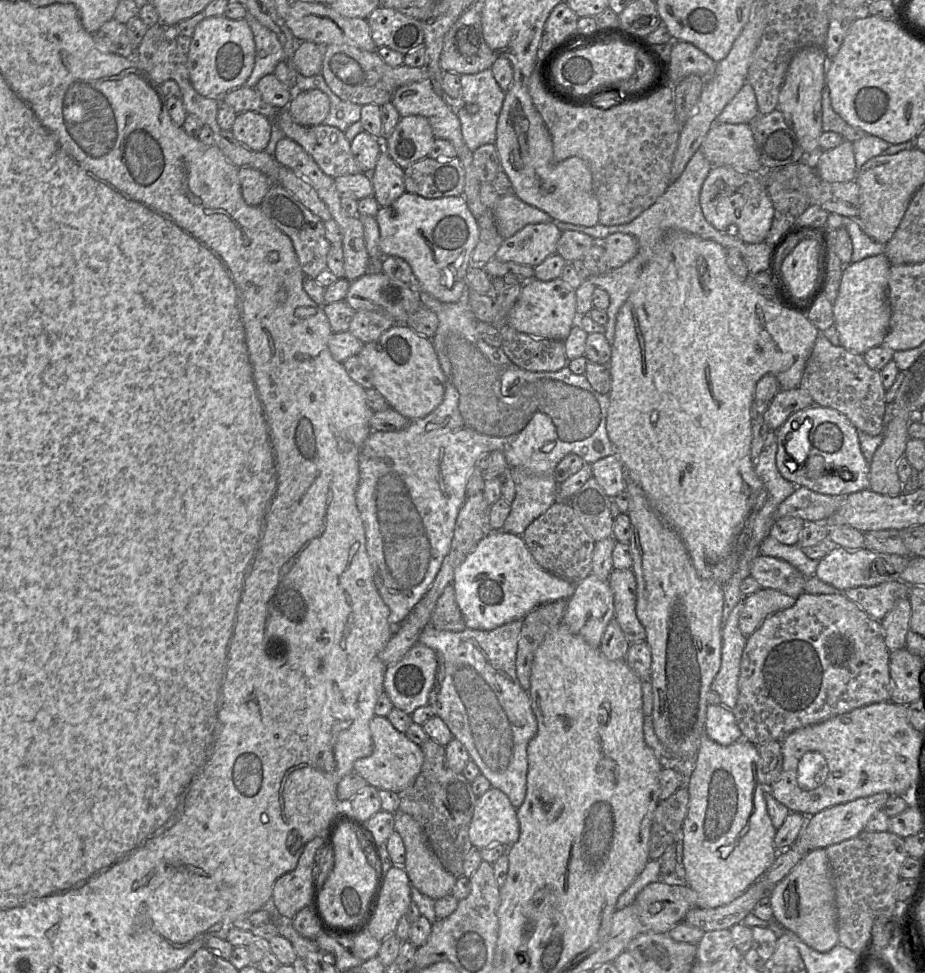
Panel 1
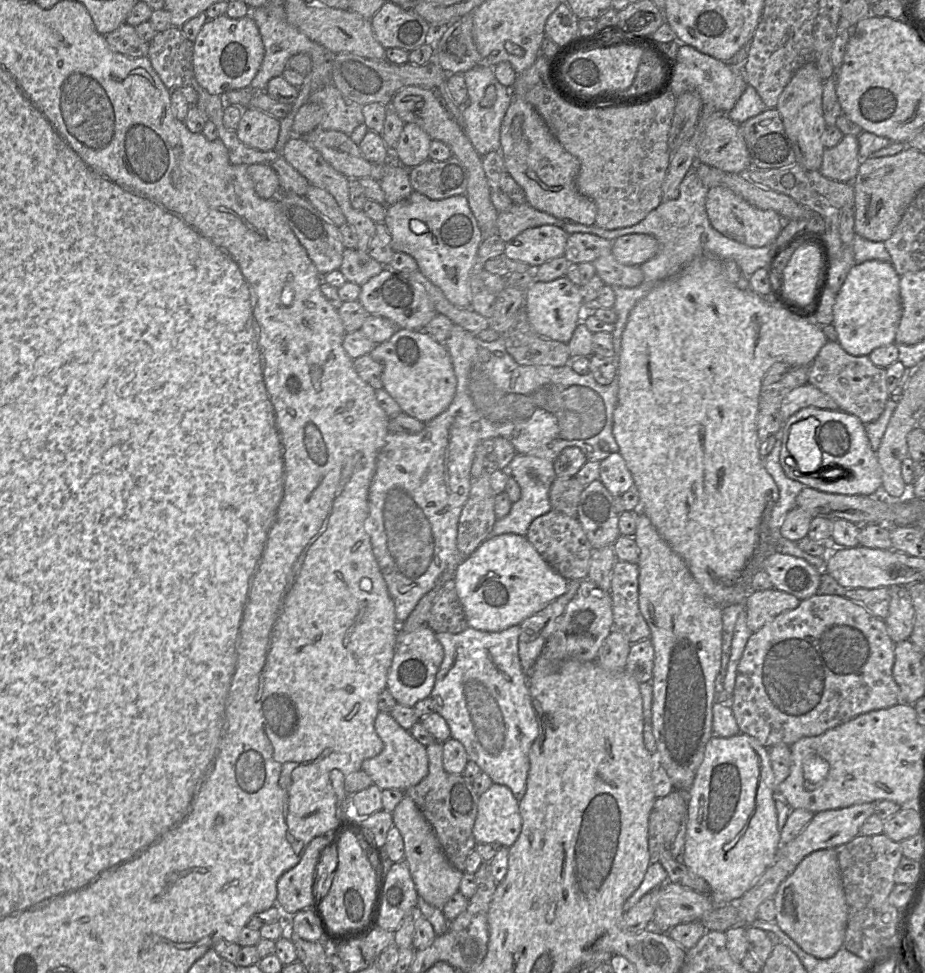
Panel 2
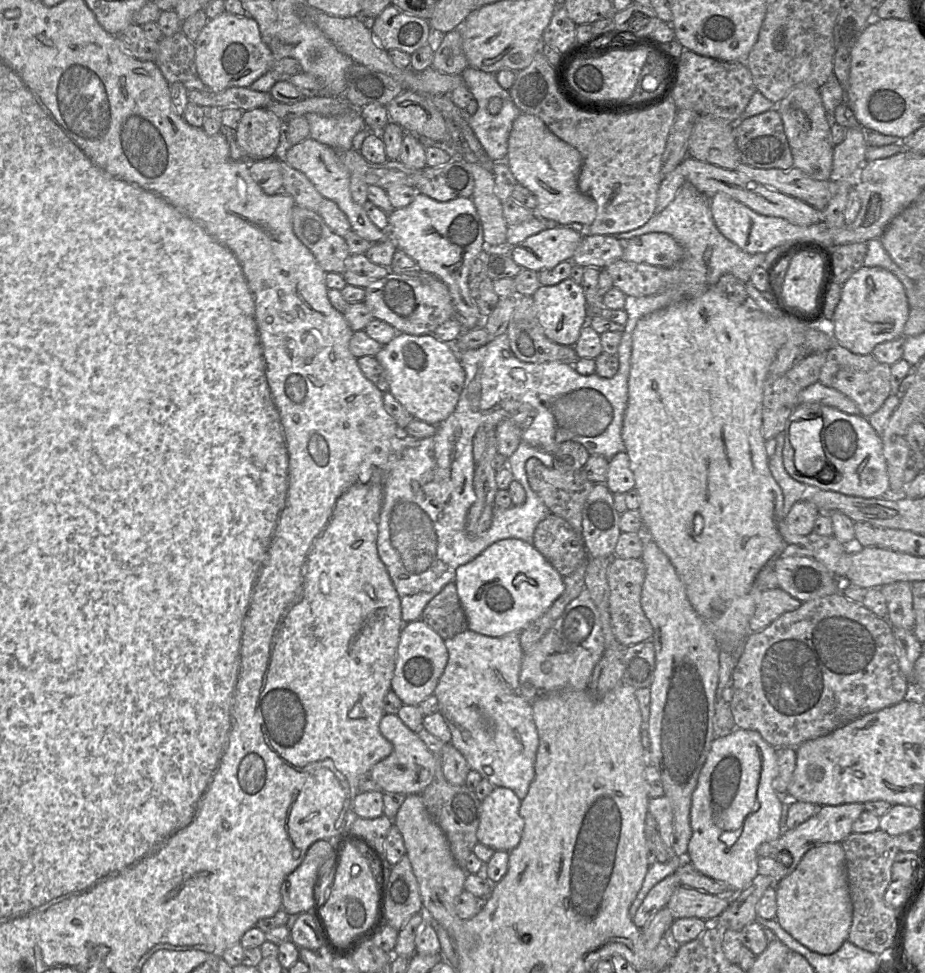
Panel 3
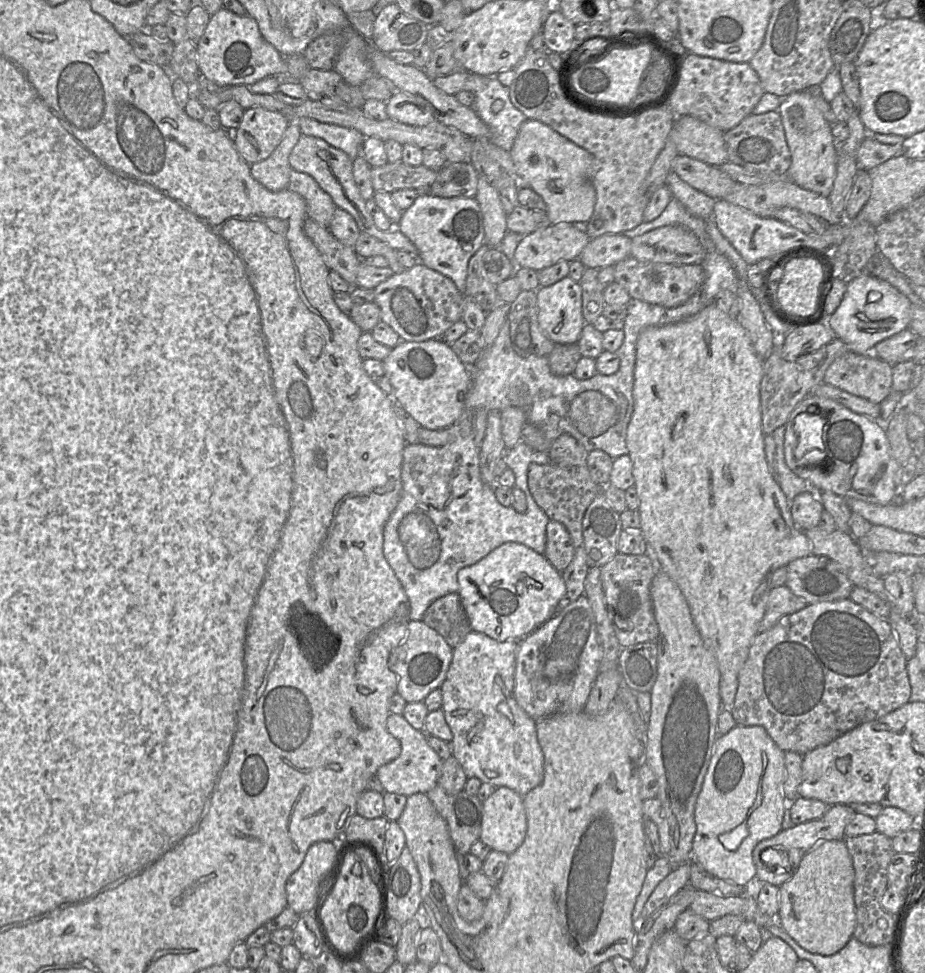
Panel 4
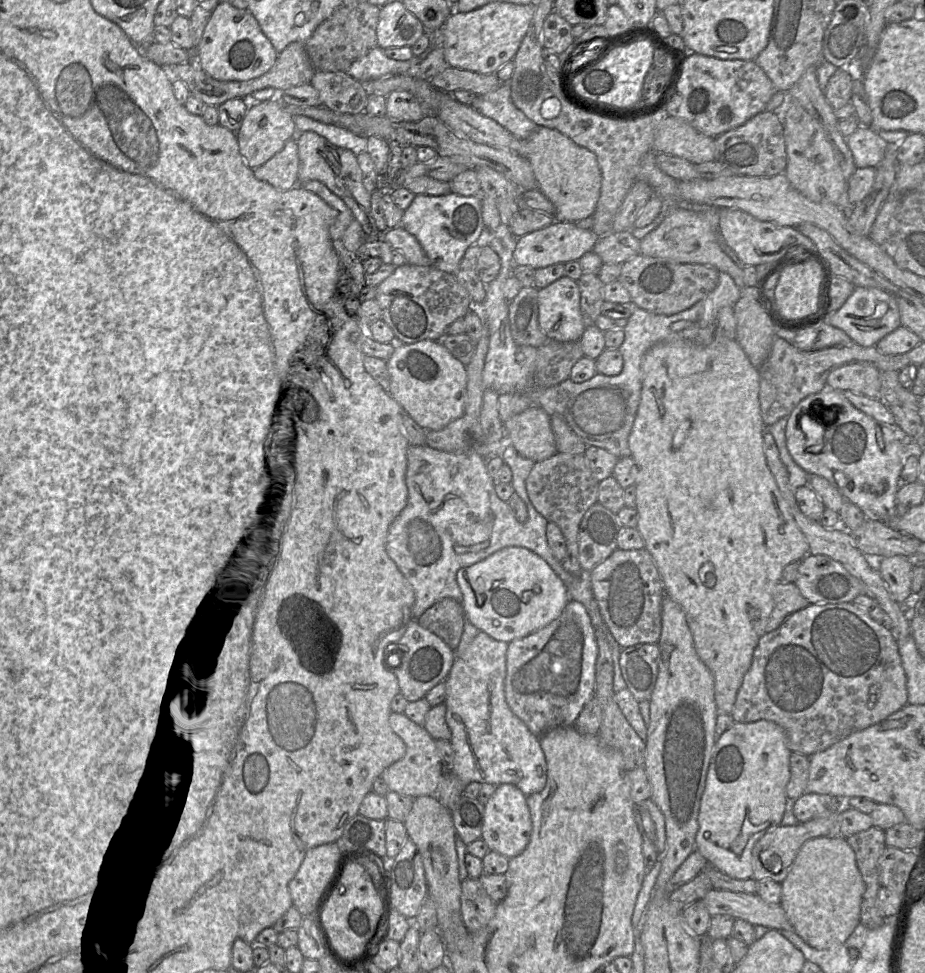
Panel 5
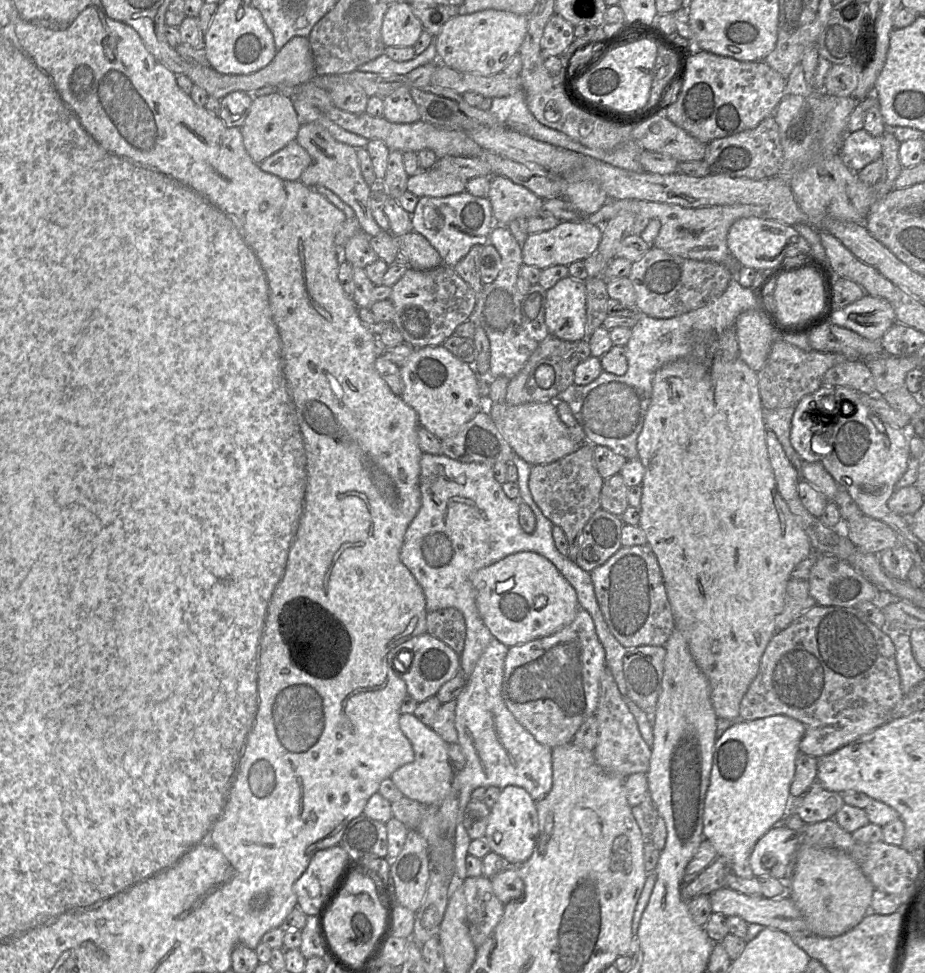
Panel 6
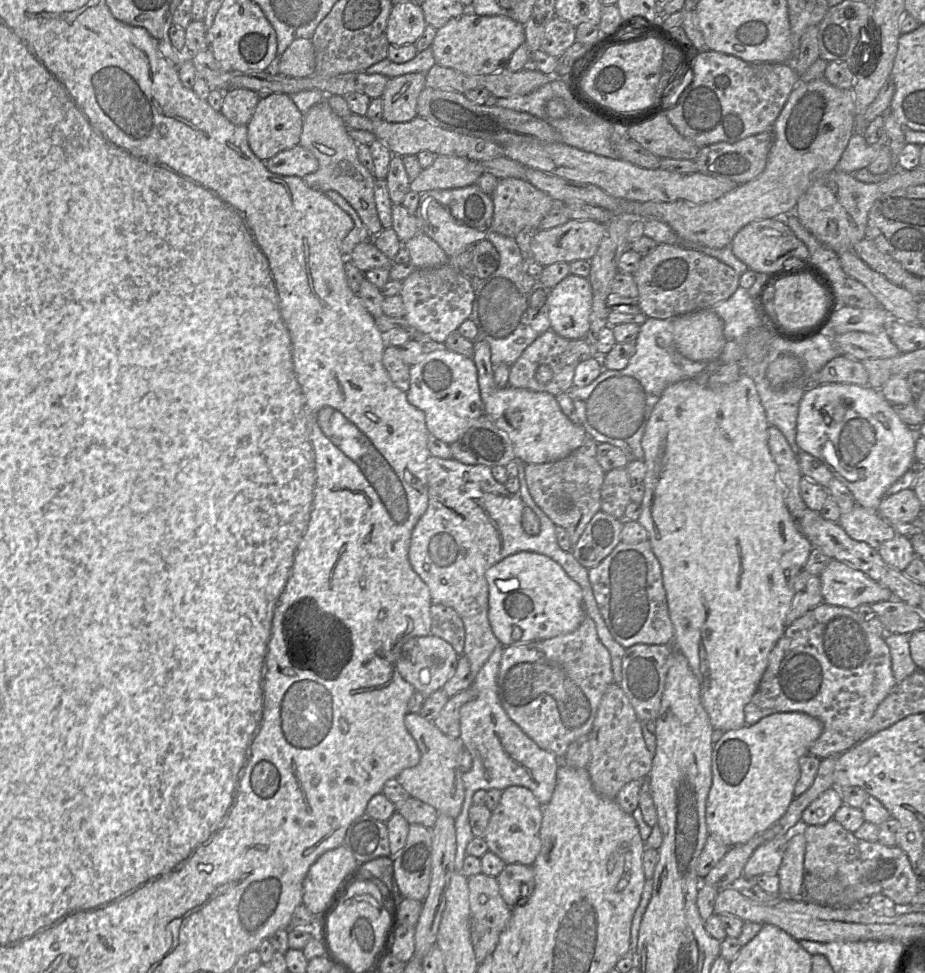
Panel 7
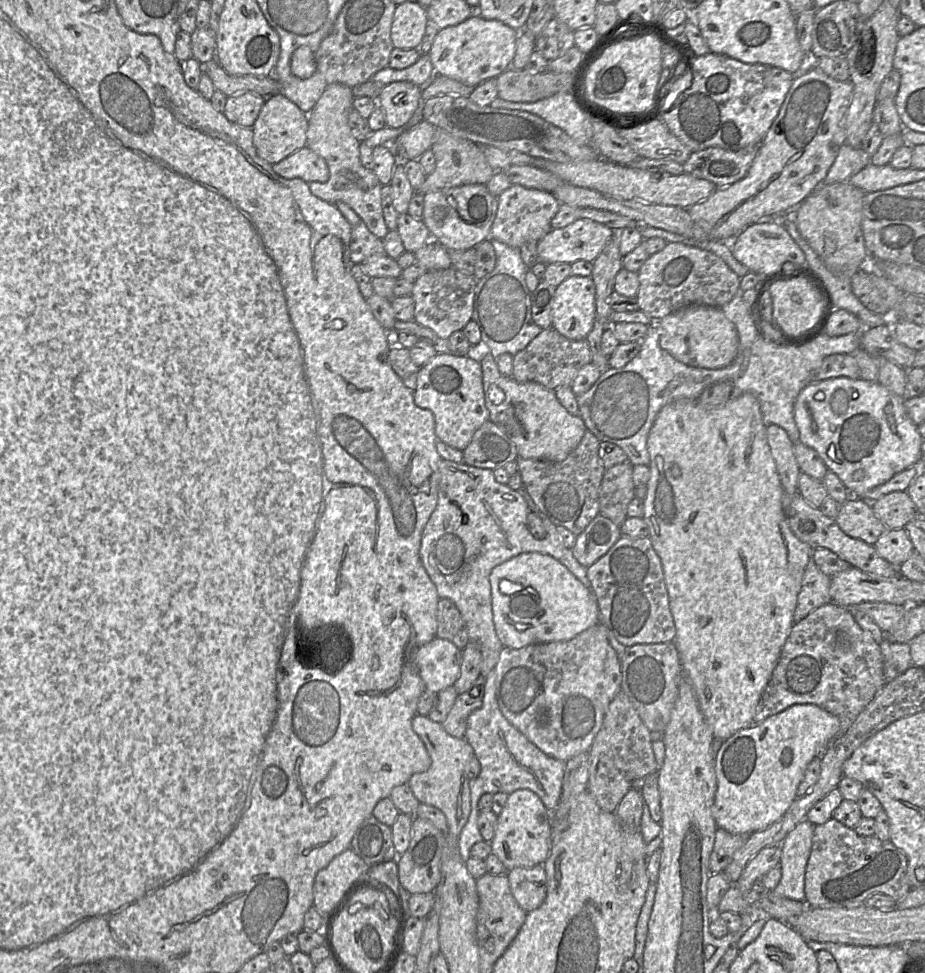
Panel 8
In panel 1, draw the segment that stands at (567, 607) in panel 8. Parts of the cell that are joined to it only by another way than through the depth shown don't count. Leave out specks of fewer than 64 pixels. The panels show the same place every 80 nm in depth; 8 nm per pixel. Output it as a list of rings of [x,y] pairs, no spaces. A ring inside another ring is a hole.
[[[492,531],[457,567],[453,585],[456,601],[467,628],[494,630],[514,620],[523,620],[534,608],[547,602],[569,599],[575,582],[543,569],[533,558],[522,536]]]

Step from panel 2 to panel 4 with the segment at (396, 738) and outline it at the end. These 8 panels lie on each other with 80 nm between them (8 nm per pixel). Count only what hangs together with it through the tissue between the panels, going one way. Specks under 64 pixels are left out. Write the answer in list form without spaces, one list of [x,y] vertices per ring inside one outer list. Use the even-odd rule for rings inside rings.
[[[390,713],[386,720],[386,727],[389,733],[400,741],[401,753],[376,771],[376,776],[382,783],[384,790],[405,796],[427,793],[438,784],[443,760],[427,743],[425,732],[413,728],[402,714]]]

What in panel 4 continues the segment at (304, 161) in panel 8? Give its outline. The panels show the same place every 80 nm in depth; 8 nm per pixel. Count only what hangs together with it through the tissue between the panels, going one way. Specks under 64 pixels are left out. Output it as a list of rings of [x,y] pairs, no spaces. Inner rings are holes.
[[[291,121],[273,153],[268,158],[250,165],[252,177],[270,191],[287,189],[292,171],[289,156],[301,135],[296,121]]]

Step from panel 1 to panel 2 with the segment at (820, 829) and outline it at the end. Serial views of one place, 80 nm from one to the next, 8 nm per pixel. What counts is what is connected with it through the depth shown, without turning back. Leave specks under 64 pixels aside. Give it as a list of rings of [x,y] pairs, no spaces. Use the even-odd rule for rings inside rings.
[[[867,802],[846,808],[815,813],[808,825],[796,838],[785,845],[780,845],[773,866],[785,869],[790,875],[795,871],[798,864],[812,852],[821,849],[835,849],[840,845],[850,842],[859,835],[861,826],[874,813],[876,804],[877,802]]]

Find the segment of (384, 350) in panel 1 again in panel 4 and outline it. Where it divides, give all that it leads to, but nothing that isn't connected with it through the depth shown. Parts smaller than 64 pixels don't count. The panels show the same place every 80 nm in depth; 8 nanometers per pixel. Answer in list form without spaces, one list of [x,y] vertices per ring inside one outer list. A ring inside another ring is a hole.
[[[442,339],[401,341],[382,363],[395,403],[400,404],[421,427],[432,430],[449,428],[460,418],[471,386],[471,373]]]

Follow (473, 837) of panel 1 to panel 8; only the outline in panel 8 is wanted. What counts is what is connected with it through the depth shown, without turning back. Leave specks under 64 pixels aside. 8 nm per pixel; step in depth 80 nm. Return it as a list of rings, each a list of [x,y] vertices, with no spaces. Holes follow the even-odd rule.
[[[518,789],[508,794],[508,799],[497,816],[495,832],[490,840],[491,853],[498,857],[505,869],[530,868],[543,864],[551,849],[550,810],[539,796],[529,789]]]

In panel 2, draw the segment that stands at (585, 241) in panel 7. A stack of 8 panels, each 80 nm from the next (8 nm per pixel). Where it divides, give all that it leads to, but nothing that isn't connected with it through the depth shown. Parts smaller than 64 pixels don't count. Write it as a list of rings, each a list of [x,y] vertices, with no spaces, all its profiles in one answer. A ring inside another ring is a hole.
[[[555,225],[528,228],[514,238],[506,254],[528,264],[534,271],[545,262],[563,256],[568,237],[569,233]]]

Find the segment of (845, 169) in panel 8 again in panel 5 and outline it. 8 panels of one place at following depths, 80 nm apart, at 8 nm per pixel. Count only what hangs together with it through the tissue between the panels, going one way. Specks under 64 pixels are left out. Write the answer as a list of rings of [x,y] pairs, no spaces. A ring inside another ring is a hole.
[[[859,126],[845,139],[857,168],[876,167],[888,148],[888,142],[880,137],[878,131],[869,127]]]

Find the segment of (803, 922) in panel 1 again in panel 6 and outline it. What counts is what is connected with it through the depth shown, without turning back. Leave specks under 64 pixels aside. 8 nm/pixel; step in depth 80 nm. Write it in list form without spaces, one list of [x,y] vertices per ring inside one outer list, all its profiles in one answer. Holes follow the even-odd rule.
[[[801,844],[796,851],[792,873],[786,883],[788,895],[804,916],[808,931],[813,935],[826,938],[840,936],[853,929],[870,912],[874,886],[856,861],[840,850]]]

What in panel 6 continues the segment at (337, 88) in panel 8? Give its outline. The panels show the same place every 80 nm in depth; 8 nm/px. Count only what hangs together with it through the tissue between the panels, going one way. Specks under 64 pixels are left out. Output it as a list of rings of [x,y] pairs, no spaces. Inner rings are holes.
[[[315,122],[301,125],[296,141],[311,157],[311,164],[303,171],[299,180],[307,187],[320,185],[331,190],[353,209],[362,231],[369,237],[380,234],[382,229],[372,215],[370,205],[371,189],[362,176],[357,148],[337,141],[325,127]]]

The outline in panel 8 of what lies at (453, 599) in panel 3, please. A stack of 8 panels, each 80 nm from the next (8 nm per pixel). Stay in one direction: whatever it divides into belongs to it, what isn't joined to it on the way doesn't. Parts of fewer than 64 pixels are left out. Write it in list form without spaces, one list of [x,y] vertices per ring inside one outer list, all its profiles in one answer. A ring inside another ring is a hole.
[[[439,598],[437,605],[437,637],[447,639],[460,650],[470,641],[465,623],[455,604],[447,598]]]

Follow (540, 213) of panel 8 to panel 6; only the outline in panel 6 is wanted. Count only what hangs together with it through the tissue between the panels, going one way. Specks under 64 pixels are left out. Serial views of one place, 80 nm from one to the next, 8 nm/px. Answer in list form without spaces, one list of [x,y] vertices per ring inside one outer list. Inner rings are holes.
[[[501,175],[490,176],[487,198],[496,226],[508,226],[518,218],[529,219],[543,209],[543,199]]]

